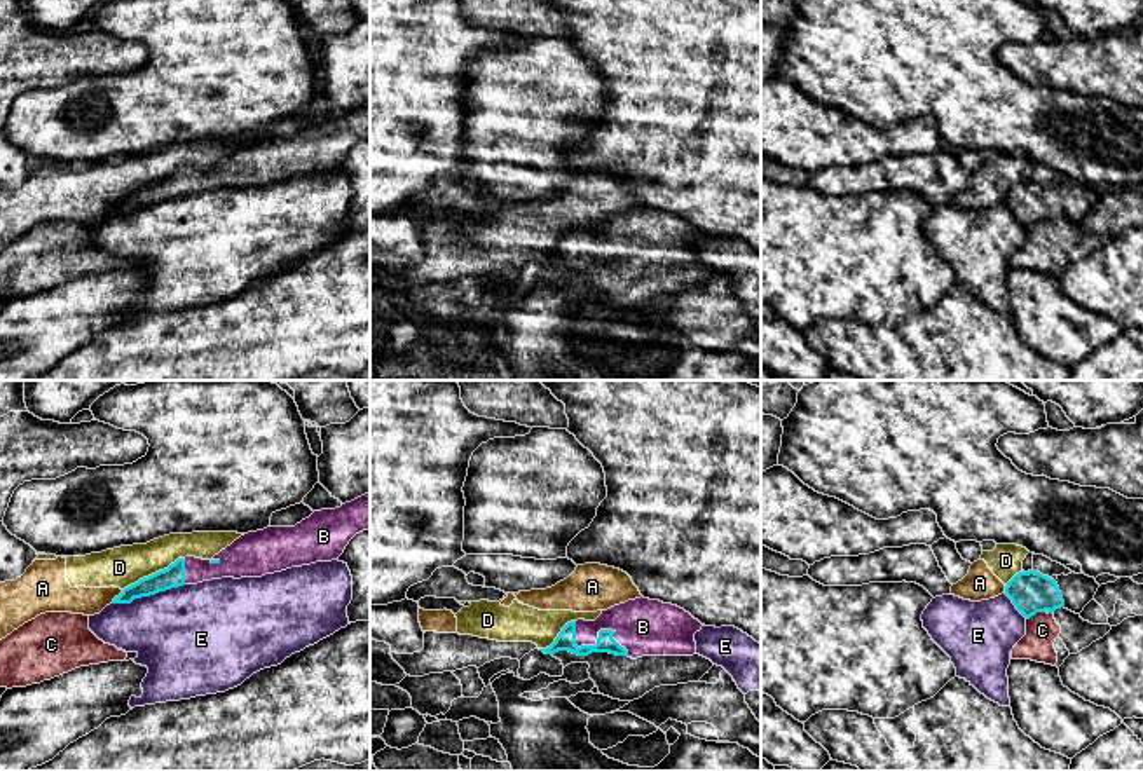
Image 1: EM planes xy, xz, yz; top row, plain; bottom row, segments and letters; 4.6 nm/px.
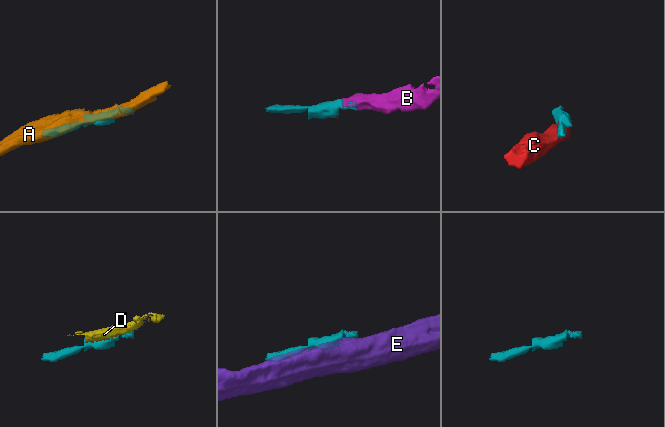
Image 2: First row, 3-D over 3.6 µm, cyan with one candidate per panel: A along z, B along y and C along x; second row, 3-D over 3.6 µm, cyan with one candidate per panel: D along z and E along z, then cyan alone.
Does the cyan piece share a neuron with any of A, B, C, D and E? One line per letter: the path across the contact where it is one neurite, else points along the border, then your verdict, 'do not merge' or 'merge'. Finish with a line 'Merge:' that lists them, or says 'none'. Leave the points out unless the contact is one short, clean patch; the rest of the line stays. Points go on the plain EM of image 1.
A: do not merge
B: way xz (566, 250), (580, 255), (597, 248), (601, 239), (643, 236); merge
C: do not merge
D: do not merge
E: do not merge
Merge: B

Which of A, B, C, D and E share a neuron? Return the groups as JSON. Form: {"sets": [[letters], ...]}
{"sets": [["A", "D"], ["B"], ["C"], ["E"]]}

